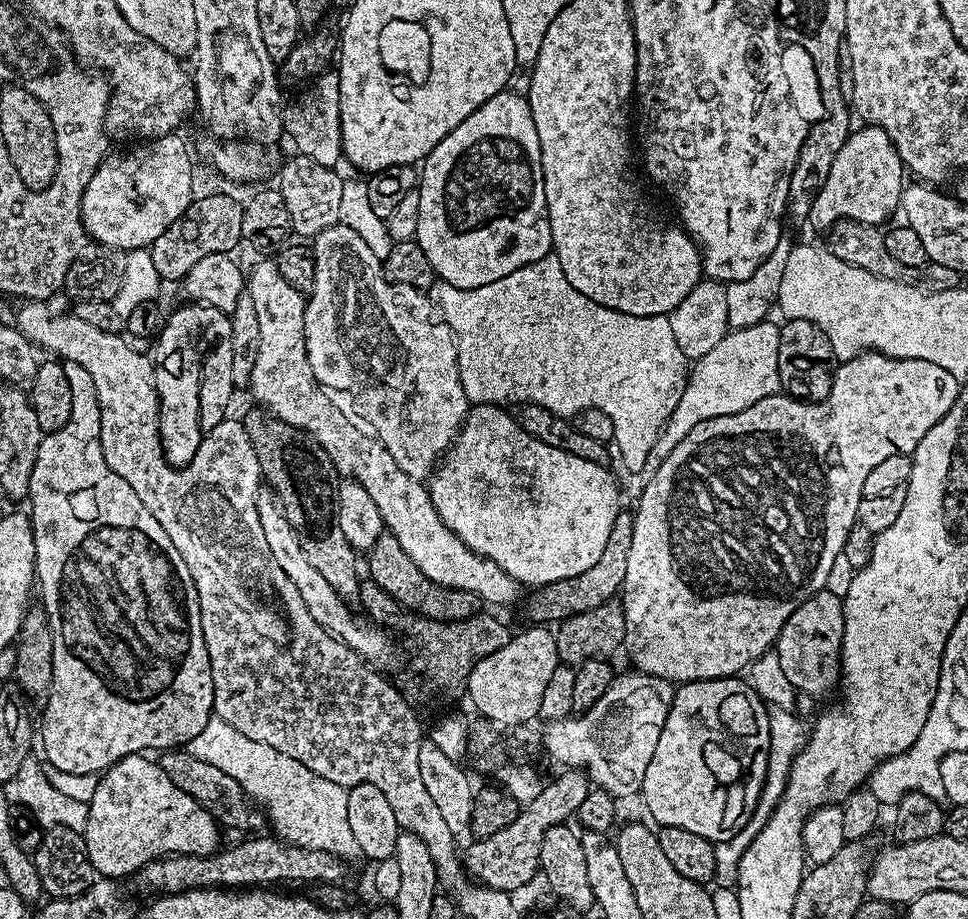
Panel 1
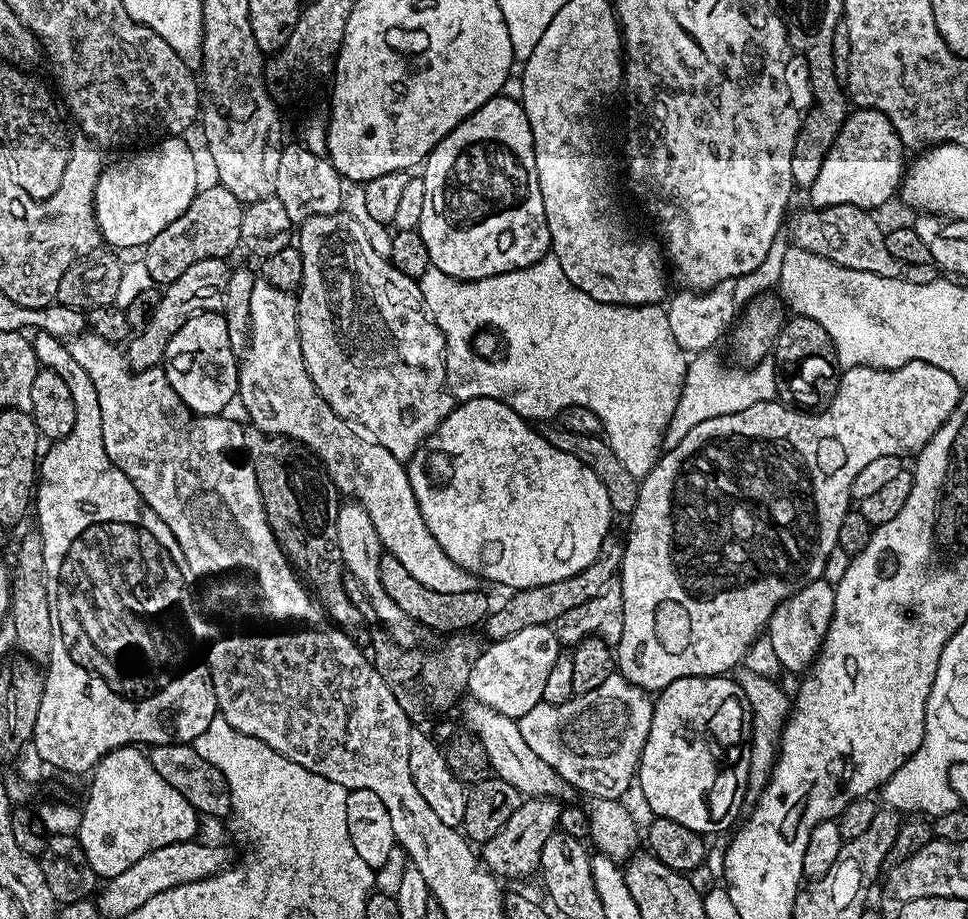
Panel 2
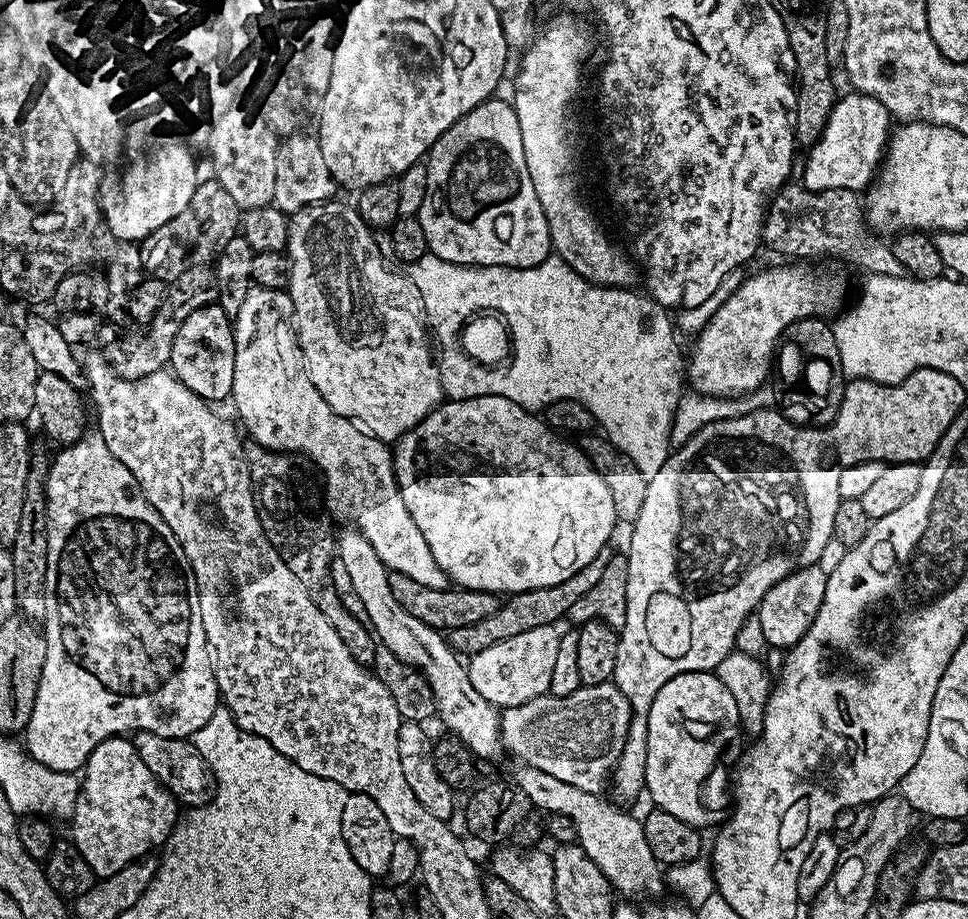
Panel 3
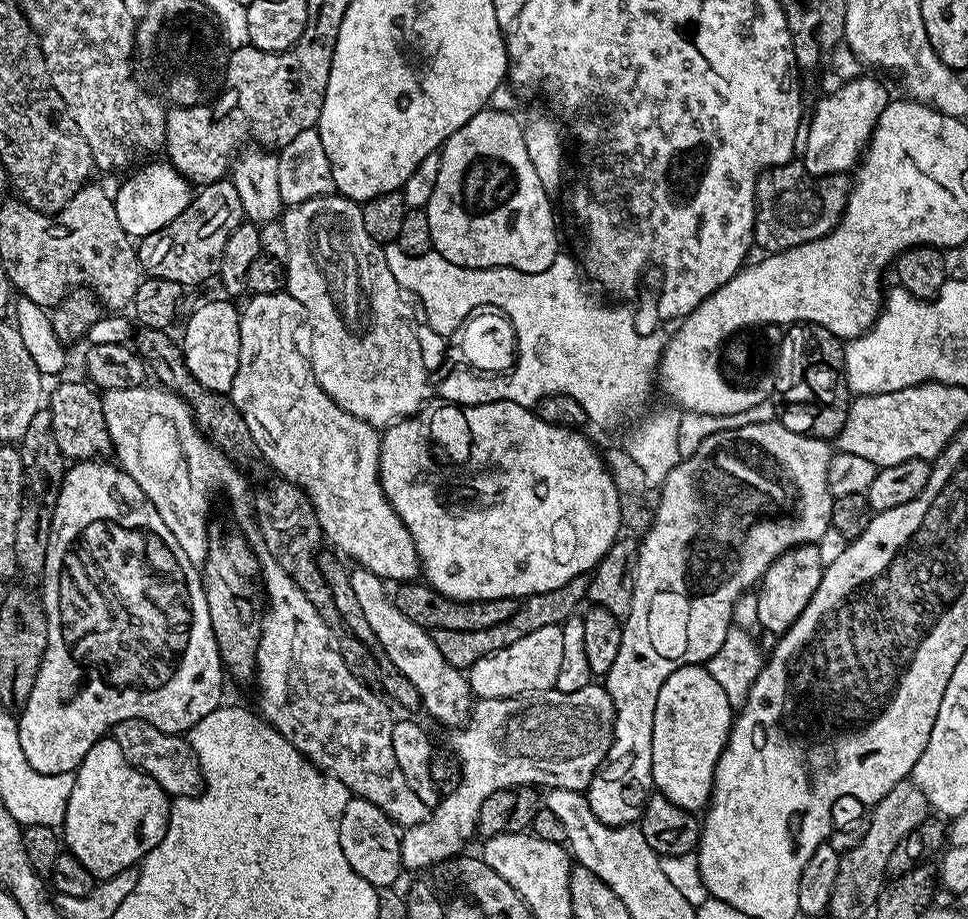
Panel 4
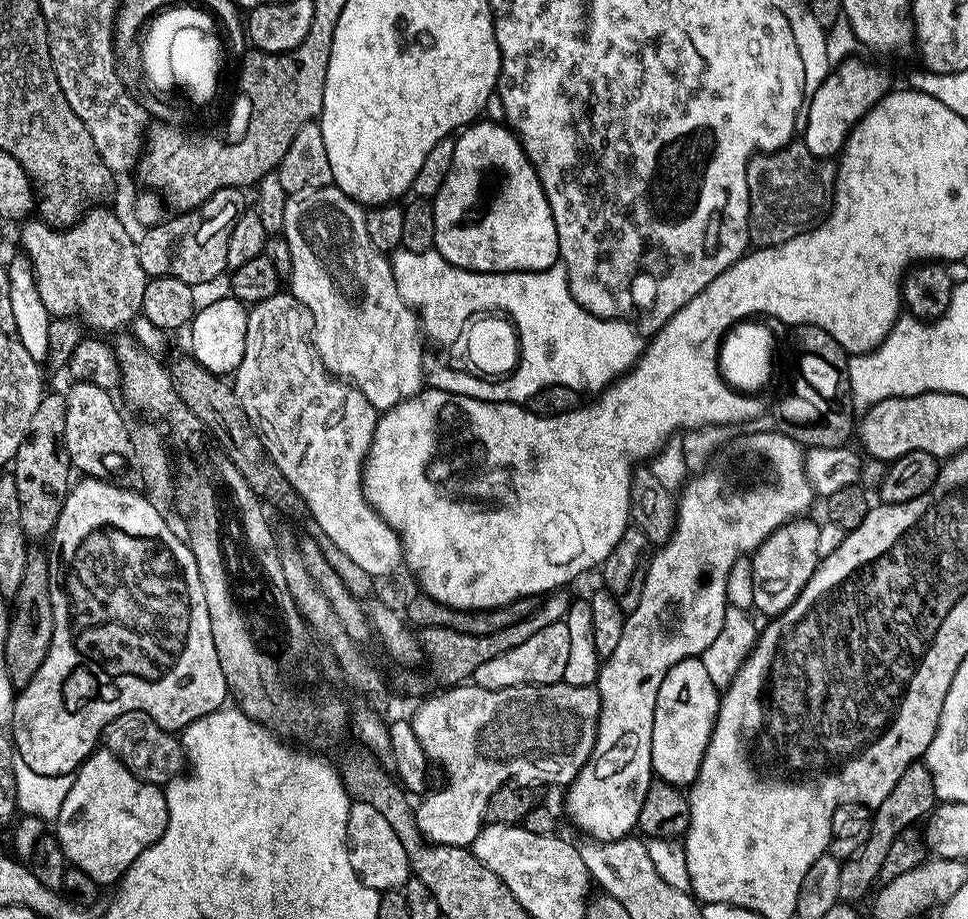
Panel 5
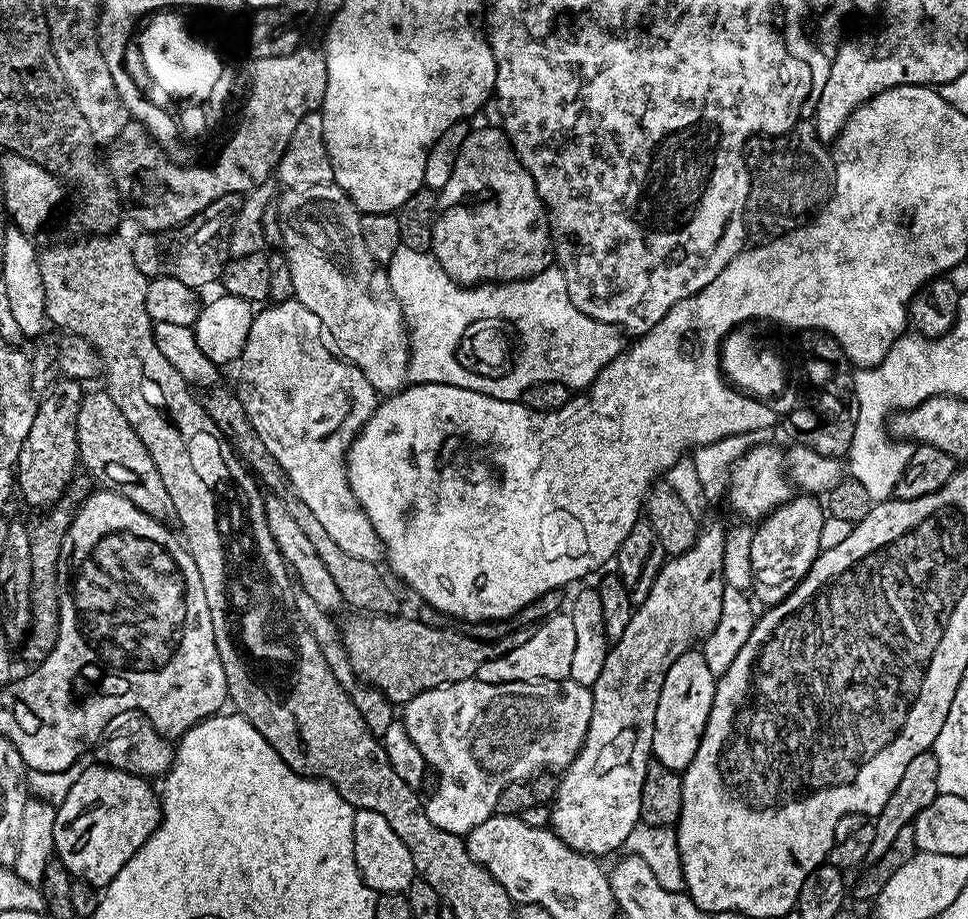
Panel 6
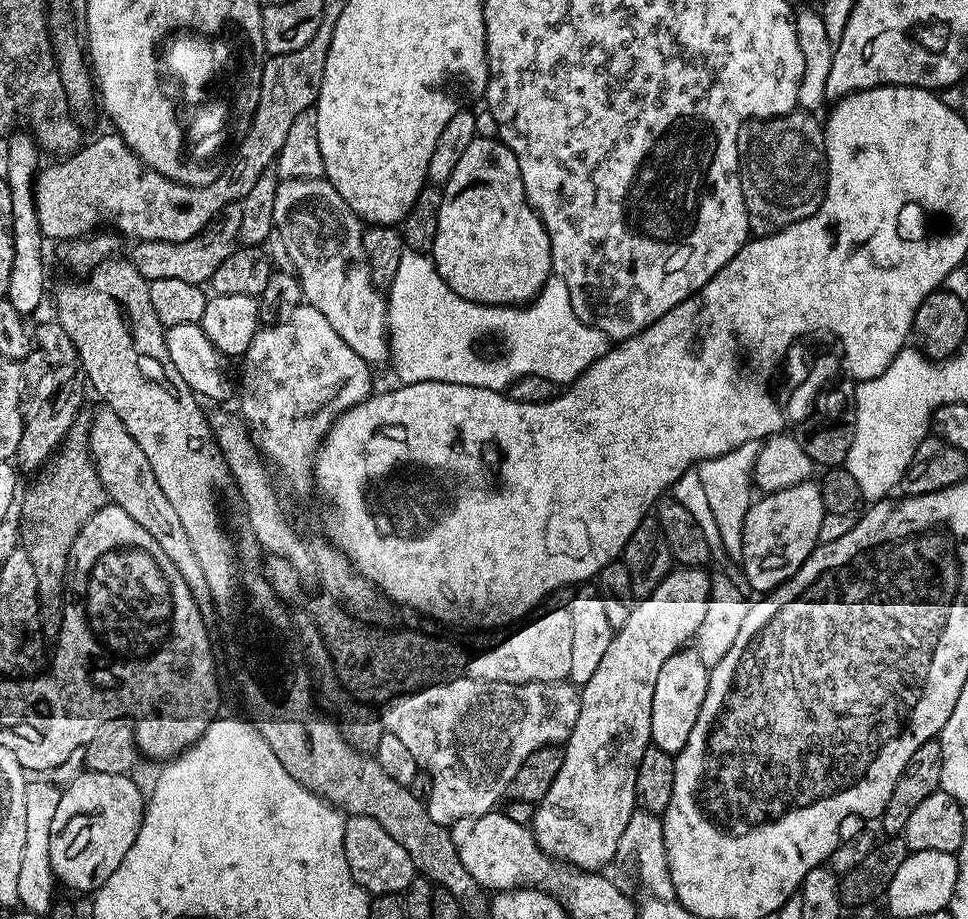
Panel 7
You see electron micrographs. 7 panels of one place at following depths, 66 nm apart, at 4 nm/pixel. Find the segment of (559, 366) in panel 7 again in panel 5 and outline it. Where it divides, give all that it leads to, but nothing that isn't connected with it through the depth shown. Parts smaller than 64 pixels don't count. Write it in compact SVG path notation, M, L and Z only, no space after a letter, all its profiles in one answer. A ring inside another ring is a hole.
M403 246L395 249L390 259L398 294L402 294L404 301L418 313L423 335L429 341L448 344L452 340L453 343L454 338L462 334L464 316L472 316L472 312L488 312L488 308L509 312L511 316L516 316L516 324L520 324L520 336L524 336L524 364L520 364L520 372L516 372L512 380L504 380L504 384L484 384L484 380L472 380L472 376L459 376L452 366L438 369L433 376L431 373L431 387L450 392L453 396L469 396L471 400L489 400L495 404L524 404L534 394L550 386L570 386L581 394L599 394L613 380L619 380L640 357L641 337L627 320L604 320L574 302L563 263L552 264L541 272L471 272L455 268L438 251L415 252Z

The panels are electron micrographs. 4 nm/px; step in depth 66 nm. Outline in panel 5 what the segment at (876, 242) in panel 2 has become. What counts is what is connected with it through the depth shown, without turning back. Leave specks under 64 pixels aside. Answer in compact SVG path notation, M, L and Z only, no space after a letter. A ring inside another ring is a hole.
M793 142L777 148L775 152L760 152L753 156L746 170L746 186L748 187L748 239L756 248L773 248L798 234L810 231L828 217L828 212L832 208L832 194L836 190L836 168L831 159L819 160L814 154L810 154L804 143Z

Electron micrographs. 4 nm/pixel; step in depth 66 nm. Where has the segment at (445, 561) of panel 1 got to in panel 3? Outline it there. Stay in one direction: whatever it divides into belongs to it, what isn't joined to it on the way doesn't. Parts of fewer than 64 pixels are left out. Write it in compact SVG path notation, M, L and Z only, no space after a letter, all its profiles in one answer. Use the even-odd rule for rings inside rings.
M259 286L251 288L234 318L232 333L234 386L230 404L236 407L236 412L240 415L239 423L248 427L247 435L271 452L309 456L316 463L317 470L324 475L322 495L333 521L345 520L348 523L345 525L362 533L370 546L374 546L374 554L382 558L389 573L406 574L406 578L414 578L414 582L422 582L422 586L430 586L434 590L449 587L448 575L438 566L438 562L434 562L434 554L430 554L430 546L426 544L426 538L422 538L422 530L418 530L417 523L410 516L410 510L406 508L406 502L402 500L393 449L353 421L330 410L322 394L318 394L314 382L310 382L310 374L304 369L304 358L294 327L292 298L287 291Z

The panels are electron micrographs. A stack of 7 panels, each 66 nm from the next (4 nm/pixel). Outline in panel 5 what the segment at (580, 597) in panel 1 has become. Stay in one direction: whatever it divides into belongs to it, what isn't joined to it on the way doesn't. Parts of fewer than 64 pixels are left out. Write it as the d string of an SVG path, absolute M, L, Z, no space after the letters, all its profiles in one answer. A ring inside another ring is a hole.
M557 590L545 595L537 603L534 614L522 618L522 622L514 622L514 626L506 626L506 630L497 630L494 634L458 634L458 630L445 628L423 629L423 655L432 663L433 674L444 683L441 685L455 686L471 681L475 677L478 666L490 662L490 658L498 658L498 654L506 654L506 650L514 650L514 646L522 646L522 642L526 642L526 638L534 638L538 630L564 620L573 601L573 597L567 596L566 593L567 591Z

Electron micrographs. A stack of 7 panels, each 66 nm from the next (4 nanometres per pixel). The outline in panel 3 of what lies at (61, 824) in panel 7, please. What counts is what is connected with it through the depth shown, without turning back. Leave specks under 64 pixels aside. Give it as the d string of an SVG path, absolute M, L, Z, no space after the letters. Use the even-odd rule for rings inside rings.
M123 735L111 736L94 746L83 766L76 808L70 817L70 840L97 878L114 875L167 841L176 827L176 808L176 797L150 774L146 762L138 758L135 743Z

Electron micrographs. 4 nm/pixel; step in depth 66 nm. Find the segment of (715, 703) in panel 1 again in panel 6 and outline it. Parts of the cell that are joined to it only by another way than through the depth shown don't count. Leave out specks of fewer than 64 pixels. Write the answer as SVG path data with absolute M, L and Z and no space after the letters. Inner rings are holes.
M700 650L682 653L670 670L666 670L662 694L658 694L658 710L654 714L652 755L655 763L678 773L683 773L690 766L704 733L706 718L710 718L717 679L717 676L710 674L710 666L706 666L706 658Z

